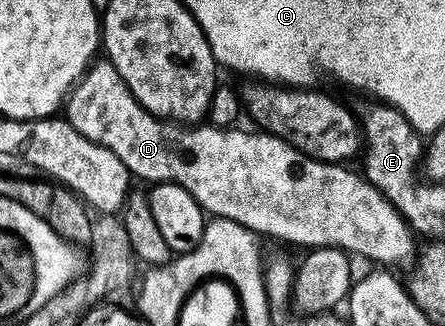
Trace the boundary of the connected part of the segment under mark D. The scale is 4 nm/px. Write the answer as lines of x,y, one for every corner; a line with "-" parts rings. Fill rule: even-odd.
107,58
94,59
81,79
73,85
63,105
63,116
69,125
79,130
83,138
110,148
115,158
119,158
119,162
123,162
123,166
127,166
136,179
138,176
153,184
183,186
183,190
187,190
210,217
241,223
258,237
274,236
277,240
298,244
304,250
340,248
354,257
366,256
374,260
377,266
408,265
414,259
413,229
406,224
399,210
393,208
393,203
364,175
357,173
356,176
349,166
341,162
327,164
324,160
311,158
283,138
272,136
264,130
244,132
240,126
186,126
160,120
146,112
145,107
133,97
127,82
119,78
119,70
115,70

